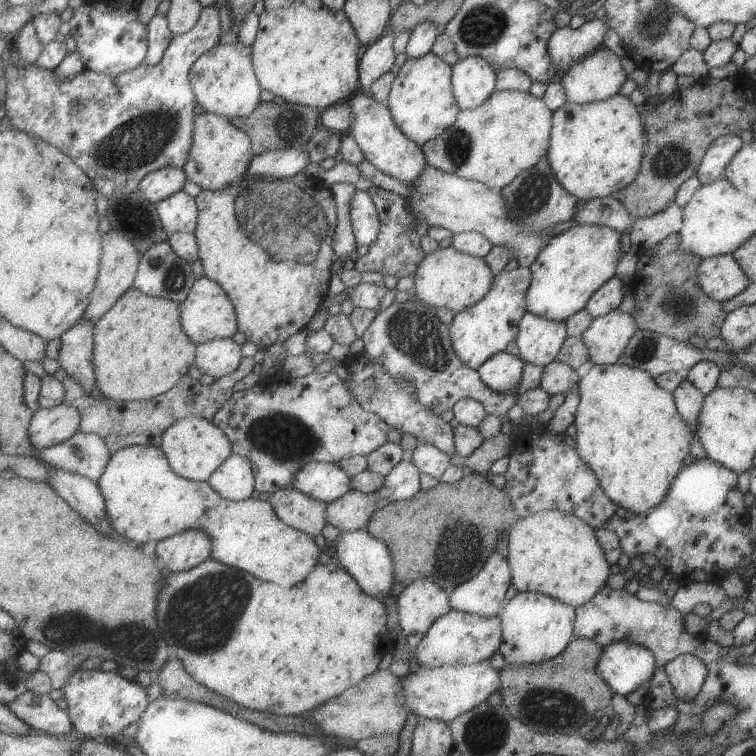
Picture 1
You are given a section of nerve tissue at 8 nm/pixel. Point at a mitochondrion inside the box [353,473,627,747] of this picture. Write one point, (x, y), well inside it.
(572, 709)

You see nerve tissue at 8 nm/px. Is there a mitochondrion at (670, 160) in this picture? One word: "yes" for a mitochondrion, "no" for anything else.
yes

